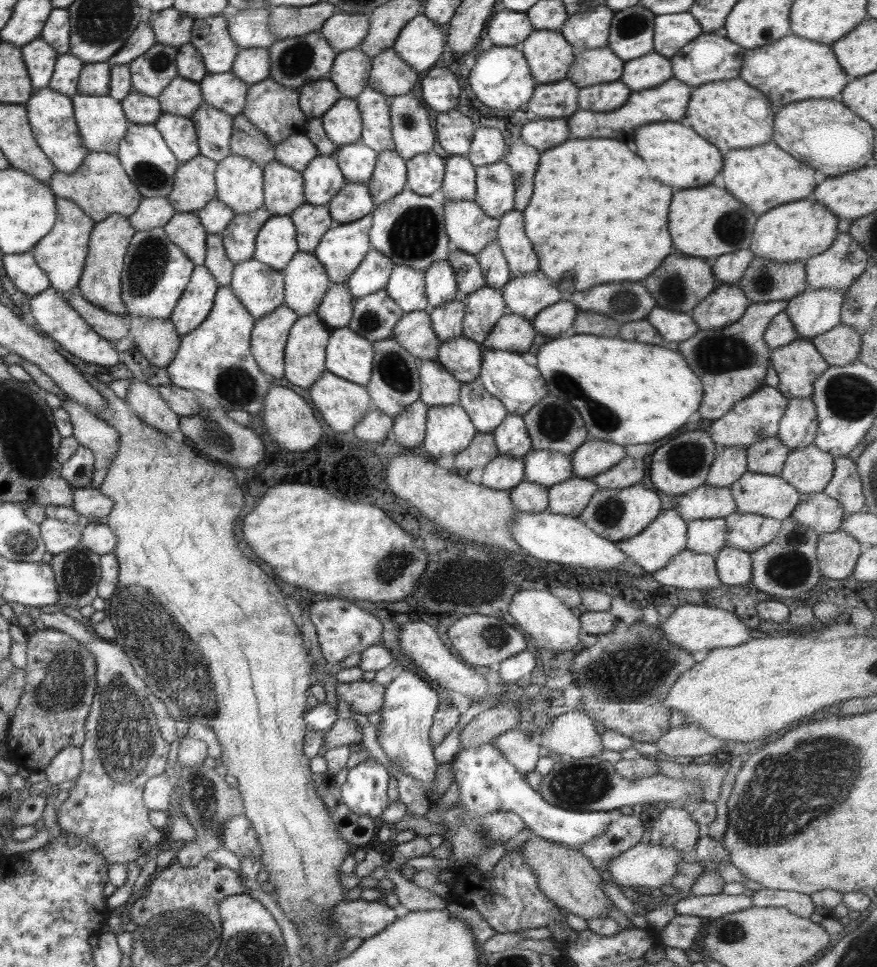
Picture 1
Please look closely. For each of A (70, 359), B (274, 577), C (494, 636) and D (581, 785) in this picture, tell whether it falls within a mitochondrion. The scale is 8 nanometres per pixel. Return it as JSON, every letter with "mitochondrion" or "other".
{"A":"other","B":"other","C":"mitochondrion","D":"mitochondrion"}

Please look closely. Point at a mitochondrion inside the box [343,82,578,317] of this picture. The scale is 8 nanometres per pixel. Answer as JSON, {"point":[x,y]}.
{"point":[414,235]}

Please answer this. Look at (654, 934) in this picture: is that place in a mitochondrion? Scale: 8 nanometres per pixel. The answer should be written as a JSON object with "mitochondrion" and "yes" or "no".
{"mitochondrion":"no"}

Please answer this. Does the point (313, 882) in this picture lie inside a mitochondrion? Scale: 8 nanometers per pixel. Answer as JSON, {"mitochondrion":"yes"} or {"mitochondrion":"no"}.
{"mitochondrion":"no"}

